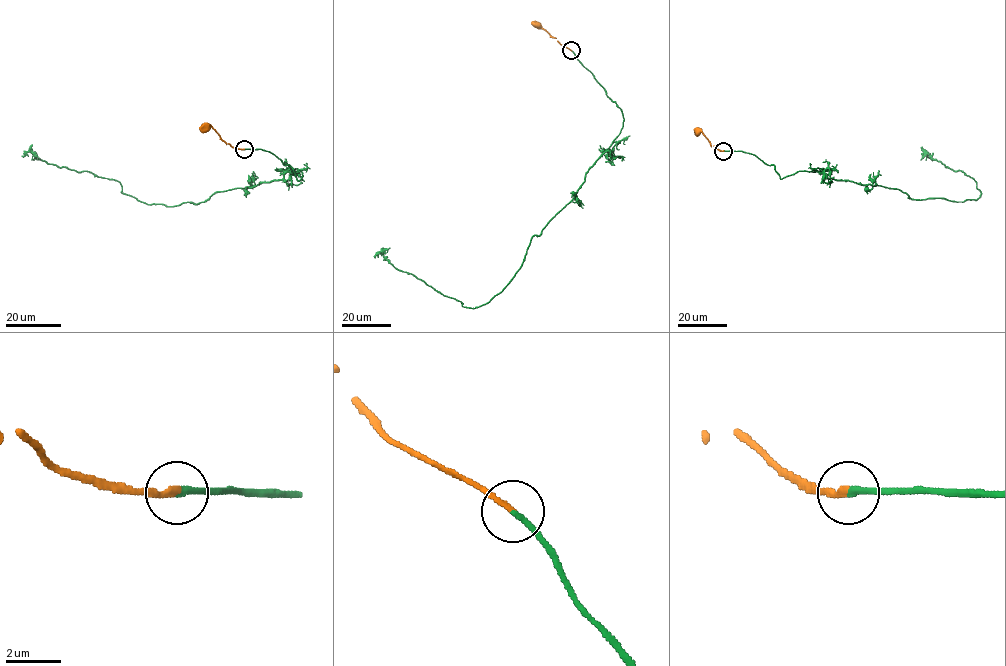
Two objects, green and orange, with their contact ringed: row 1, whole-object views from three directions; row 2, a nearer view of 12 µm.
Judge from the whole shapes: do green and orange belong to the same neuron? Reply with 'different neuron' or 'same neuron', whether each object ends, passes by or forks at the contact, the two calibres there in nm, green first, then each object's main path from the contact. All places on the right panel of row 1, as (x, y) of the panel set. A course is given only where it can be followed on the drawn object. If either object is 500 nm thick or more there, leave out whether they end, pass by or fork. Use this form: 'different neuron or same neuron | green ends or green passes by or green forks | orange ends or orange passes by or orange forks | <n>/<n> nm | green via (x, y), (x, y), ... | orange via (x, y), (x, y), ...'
same neuron | green ends | orange ends | 200/200 nm | green via (723, 151), (755, 155), (780, 178), (821, 171), (911, 198), (980, 197), (973, 179), (931, 156) | orange via (723, 151), (711, 145), (701, 131), (695, 132)

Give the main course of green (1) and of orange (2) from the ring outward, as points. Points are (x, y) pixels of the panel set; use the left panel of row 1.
1: (244, 149), (273, 153), (303, 176), (286, 172), (167, 206), (123, 194), (117, 181), (23, 155)
2: (244, 149), (225, 143), (211, 127), (199, 128)

